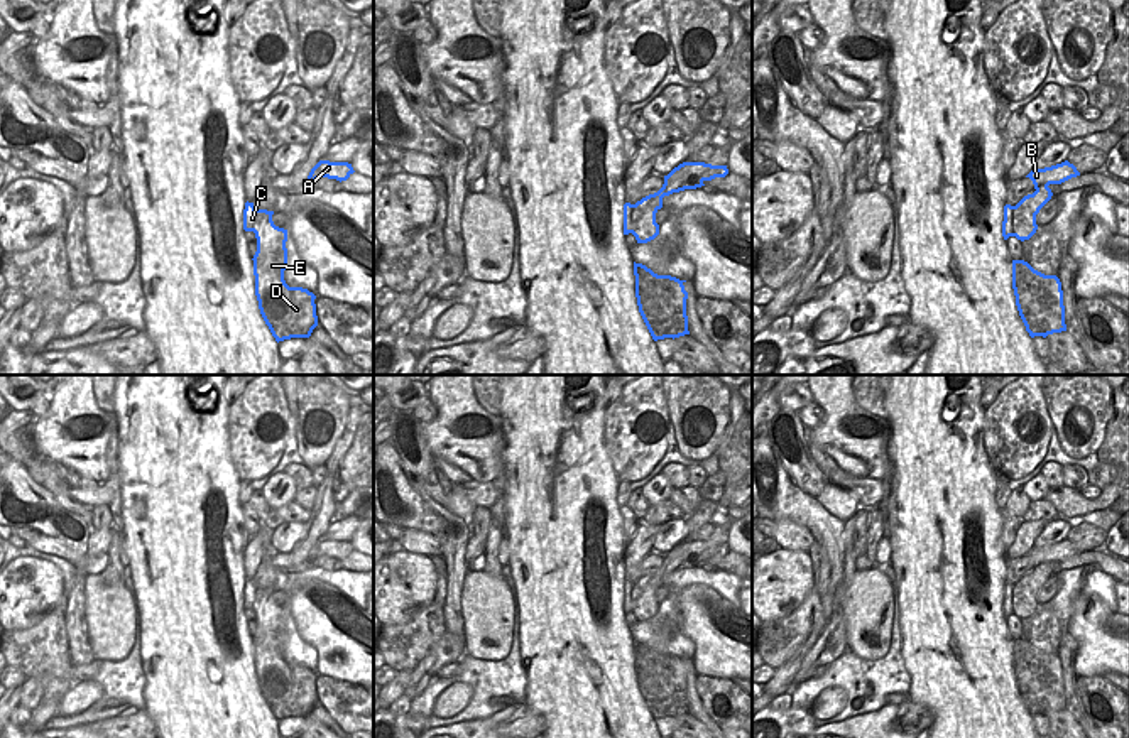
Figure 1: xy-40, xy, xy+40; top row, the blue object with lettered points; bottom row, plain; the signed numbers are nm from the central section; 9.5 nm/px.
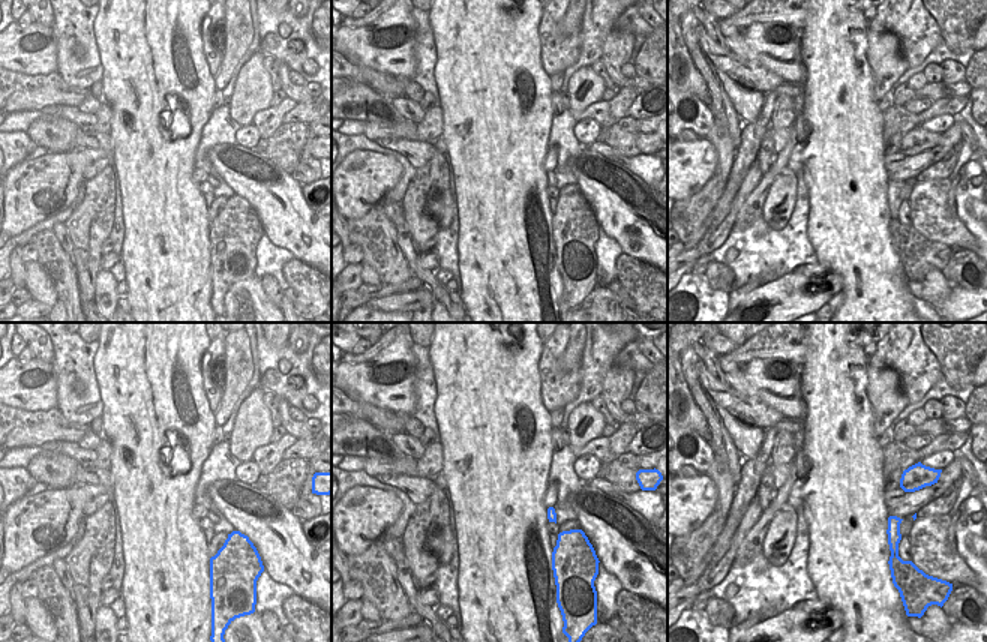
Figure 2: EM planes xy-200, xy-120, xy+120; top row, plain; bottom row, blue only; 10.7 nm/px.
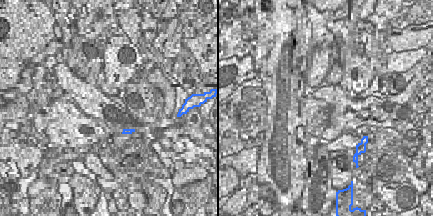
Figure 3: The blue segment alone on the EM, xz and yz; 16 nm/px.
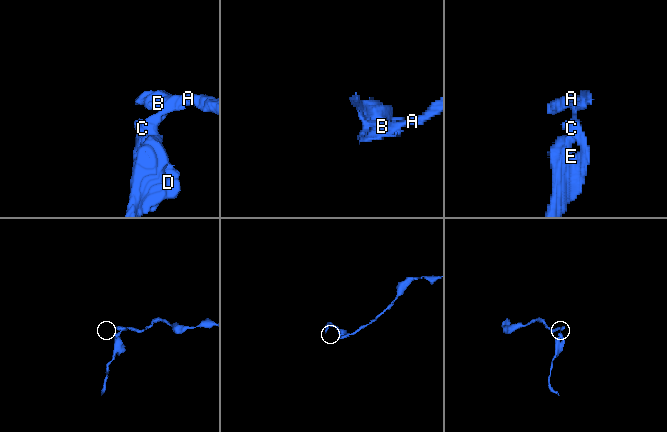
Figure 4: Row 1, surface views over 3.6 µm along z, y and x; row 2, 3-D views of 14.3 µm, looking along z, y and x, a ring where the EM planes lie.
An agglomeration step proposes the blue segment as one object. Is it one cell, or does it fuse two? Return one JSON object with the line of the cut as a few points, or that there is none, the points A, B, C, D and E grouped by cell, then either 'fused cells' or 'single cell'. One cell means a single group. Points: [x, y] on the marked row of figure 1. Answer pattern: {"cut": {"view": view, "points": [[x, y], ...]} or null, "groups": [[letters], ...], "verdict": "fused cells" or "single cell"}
{"cut": {"view": "xy+40", "points": [[1048, 183], [1036, 189]]}, "groups": [["A", "B"], ["C", "D", "E"]], "verdict": "fused cells"}

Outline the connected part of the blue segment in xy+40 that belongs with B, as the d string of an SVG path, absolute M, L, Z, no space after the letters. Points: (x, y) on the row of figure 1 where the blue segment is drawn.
M1068 160L1044 167L1044 169L1033 169L1026 177L1029 177L1034 184L1034 189L1046 184L1061 184L1072 177L1080 176L1077 167L1070 164Z

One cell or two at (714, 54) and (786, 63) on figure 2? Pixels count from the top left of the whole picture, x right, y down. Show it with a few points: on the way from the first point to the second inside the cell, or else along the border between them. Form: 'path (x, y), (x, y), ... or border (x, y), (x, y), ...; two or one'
border (728, 45), (737, 54), (758, 60), (774, 74); two

